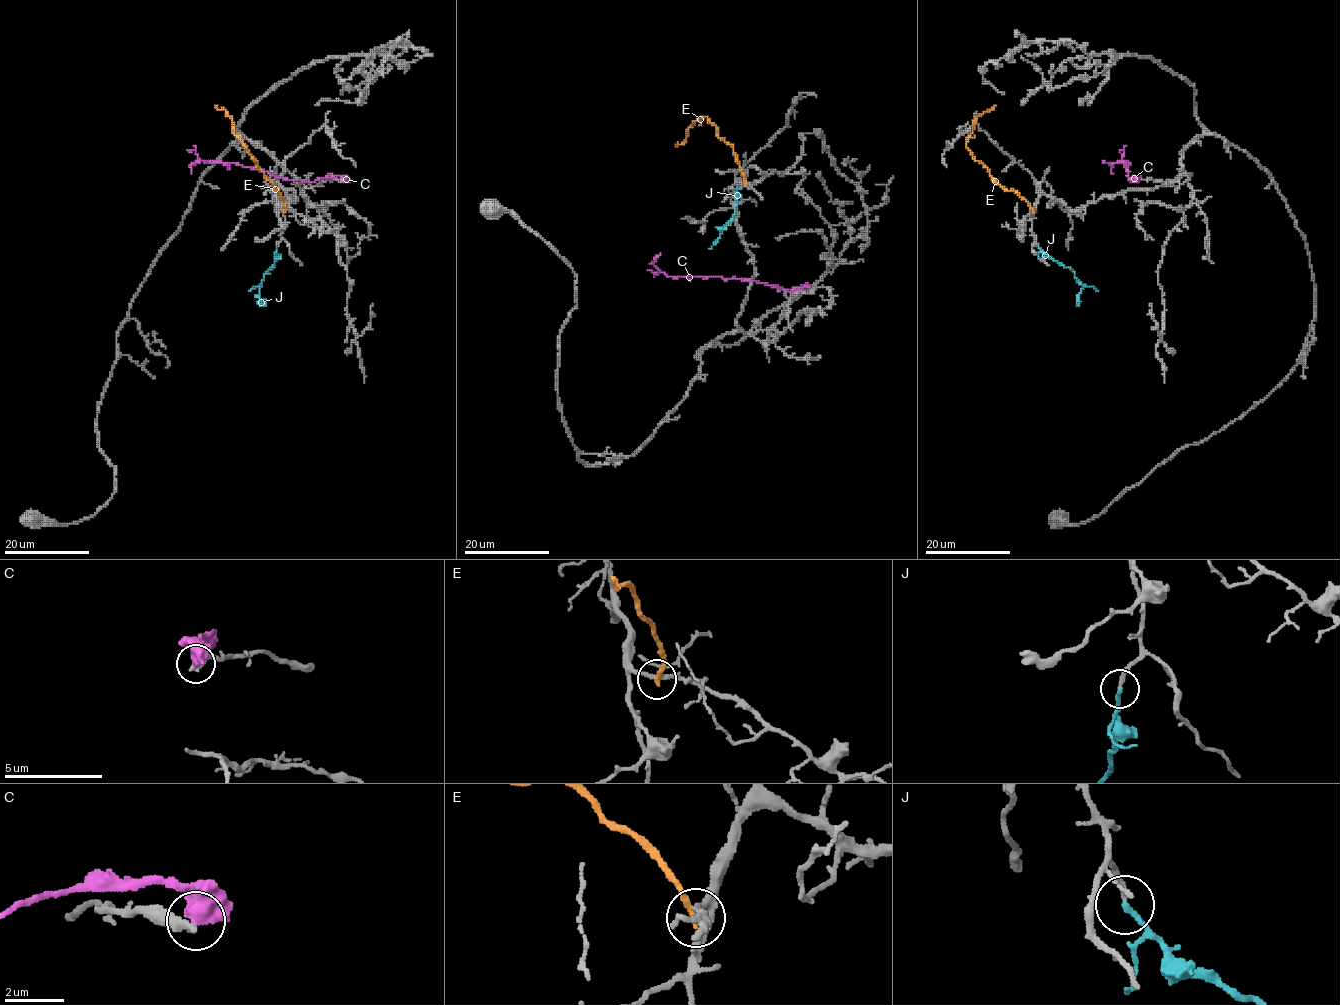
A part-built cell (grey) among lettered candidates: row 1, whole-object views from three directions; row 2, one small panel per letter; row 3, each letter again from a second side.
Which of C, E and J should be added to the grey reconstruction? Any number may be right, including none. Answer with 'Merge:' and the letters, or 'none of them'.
Merge: J

